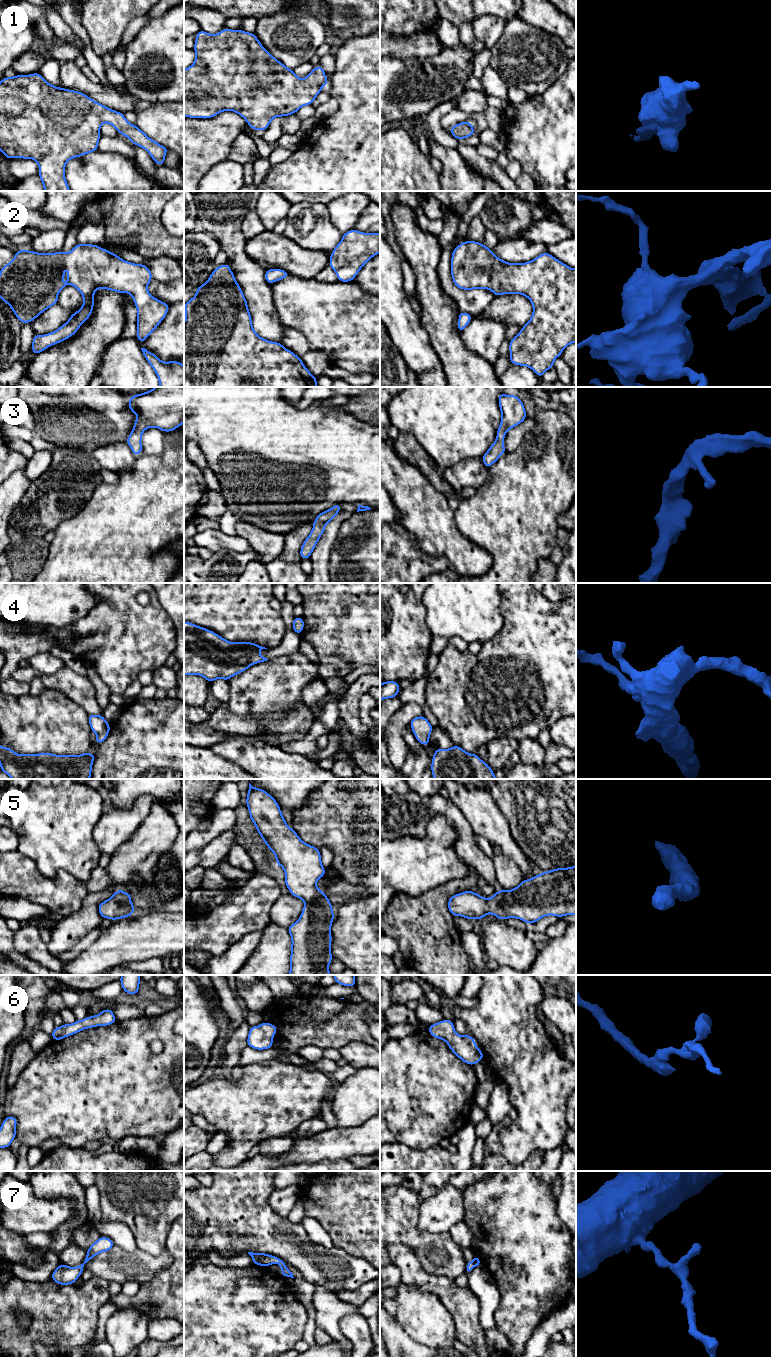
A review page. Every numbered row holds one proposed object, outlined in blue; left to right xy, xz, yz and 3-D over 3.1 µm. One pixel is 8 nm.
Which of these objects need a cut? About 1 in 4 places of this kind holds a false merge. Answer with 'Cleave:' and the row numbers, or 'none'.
Cleave: none

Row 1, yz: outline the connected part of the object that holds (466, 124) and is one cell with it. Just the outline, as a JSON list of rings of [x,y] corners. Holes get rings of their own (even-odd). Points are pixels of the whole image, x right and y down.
[[[464,121],[453,125],[450,128],[451,135],[456,139],[466,139],[472,134],[475,134],[475,129],[470,121]]]

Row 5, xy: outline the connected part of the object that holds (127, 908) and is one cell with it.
[[[121,889],[115,891],[112,897],[98,905],[98,912],[102,918],[117,920],[135,913],[131,895]]]

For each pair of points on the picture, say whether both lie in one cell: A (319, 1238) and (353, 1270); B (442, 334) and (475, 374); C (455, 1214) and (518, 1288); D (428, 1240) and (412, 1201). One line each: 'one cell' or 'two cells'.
A: two cells
B: one cell
C: two cells
D: one cell

